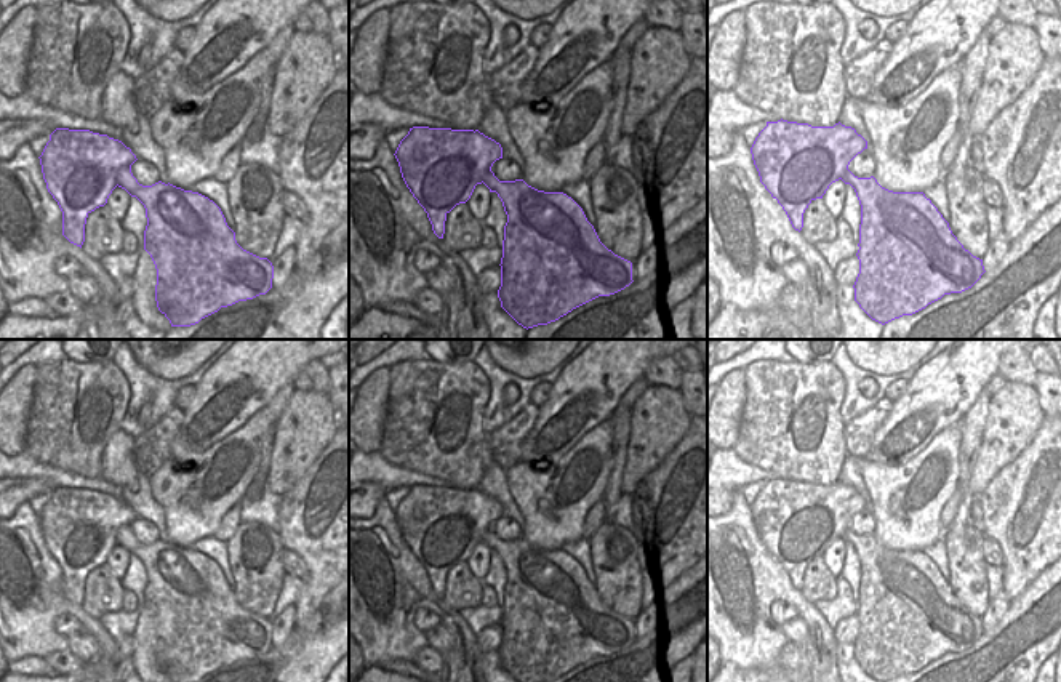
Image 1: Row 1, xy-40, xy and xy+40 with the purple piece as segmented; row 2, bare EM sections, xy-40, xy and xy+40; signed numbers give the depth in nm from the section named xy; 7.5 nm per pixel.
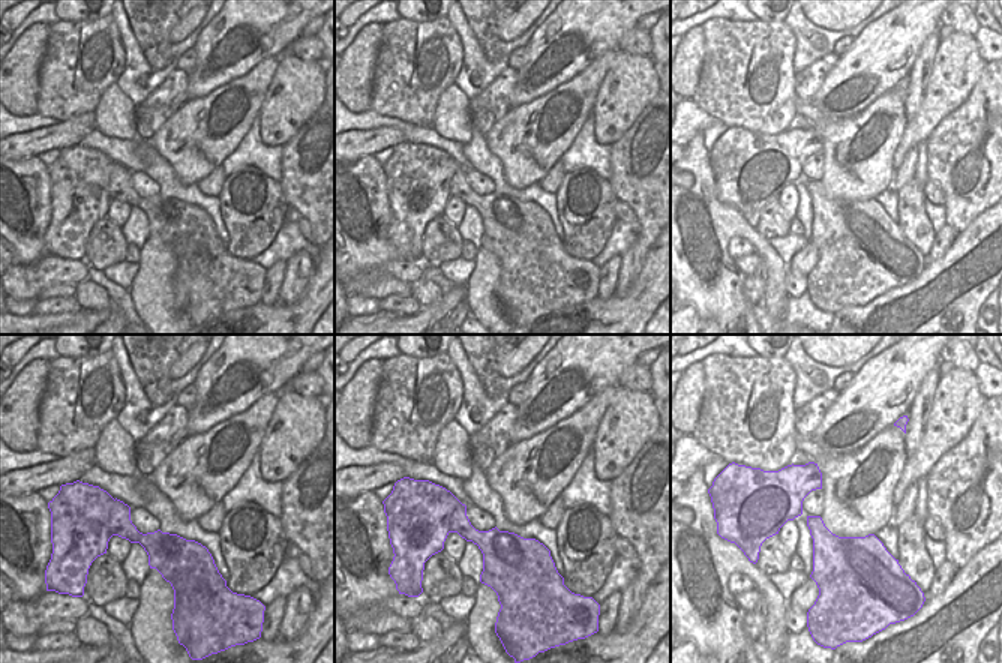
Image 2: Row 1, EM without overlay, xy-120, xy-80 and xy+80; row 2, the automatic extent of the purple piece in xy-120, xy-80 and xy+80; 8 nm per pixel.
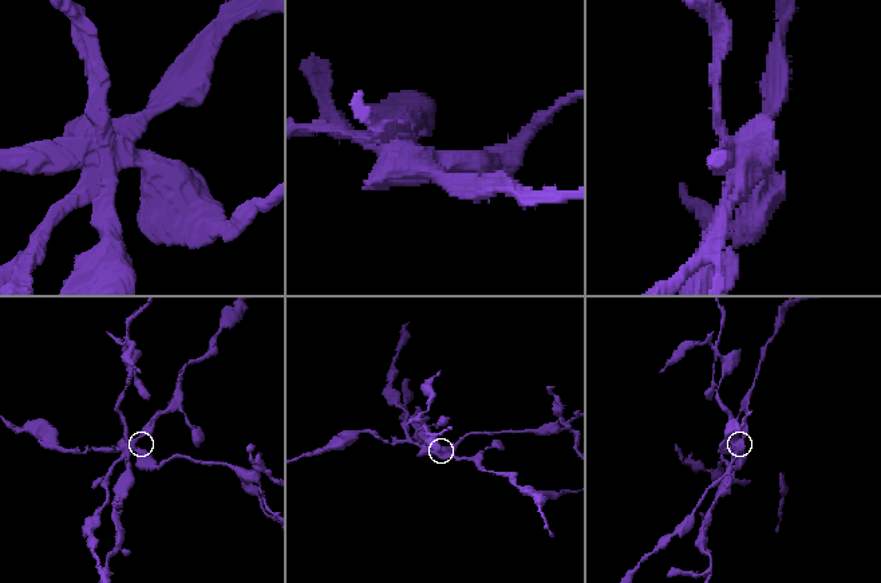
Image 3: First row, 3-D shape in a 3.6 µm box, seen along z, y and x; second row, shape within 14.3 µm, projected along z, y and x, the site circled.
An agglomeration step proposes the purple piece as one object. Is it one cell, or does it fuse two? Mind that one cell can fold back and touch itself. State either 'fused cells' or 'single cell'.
fused cells

